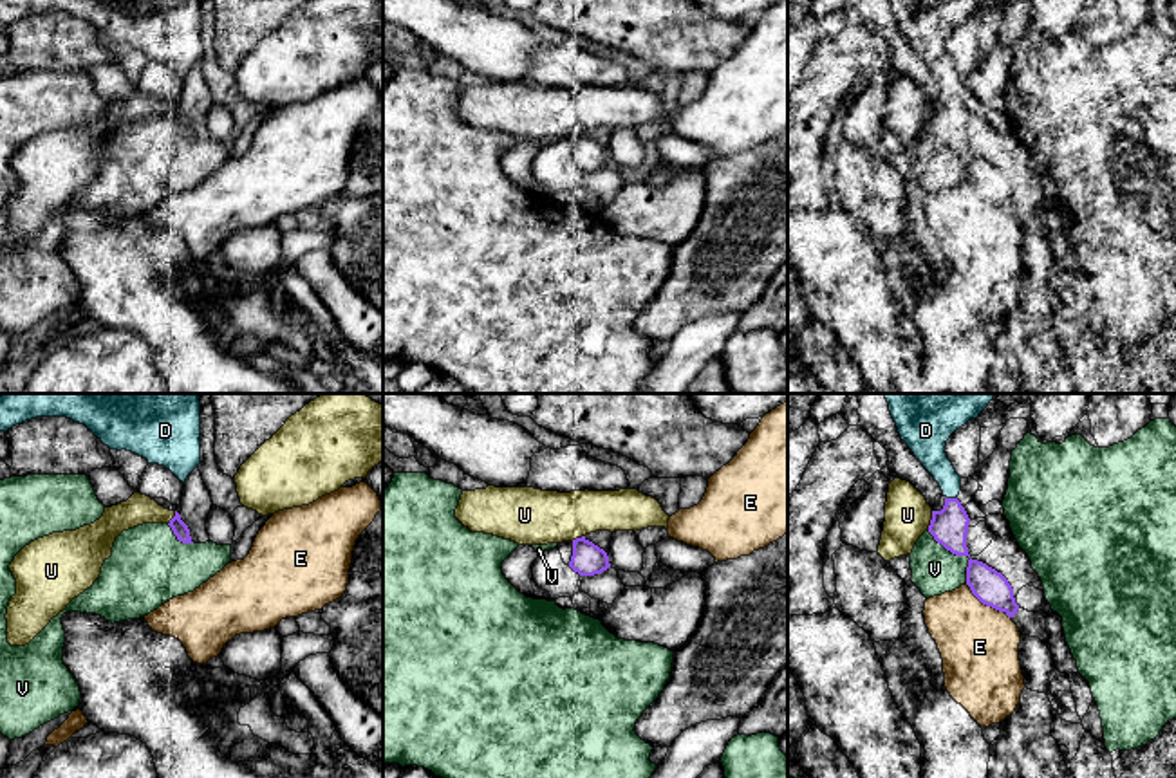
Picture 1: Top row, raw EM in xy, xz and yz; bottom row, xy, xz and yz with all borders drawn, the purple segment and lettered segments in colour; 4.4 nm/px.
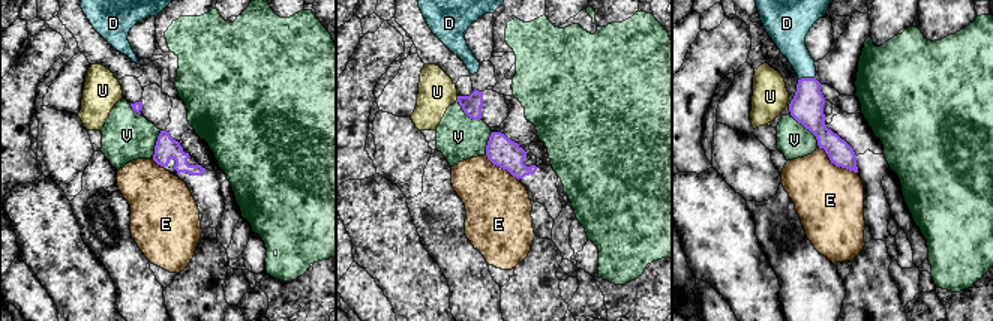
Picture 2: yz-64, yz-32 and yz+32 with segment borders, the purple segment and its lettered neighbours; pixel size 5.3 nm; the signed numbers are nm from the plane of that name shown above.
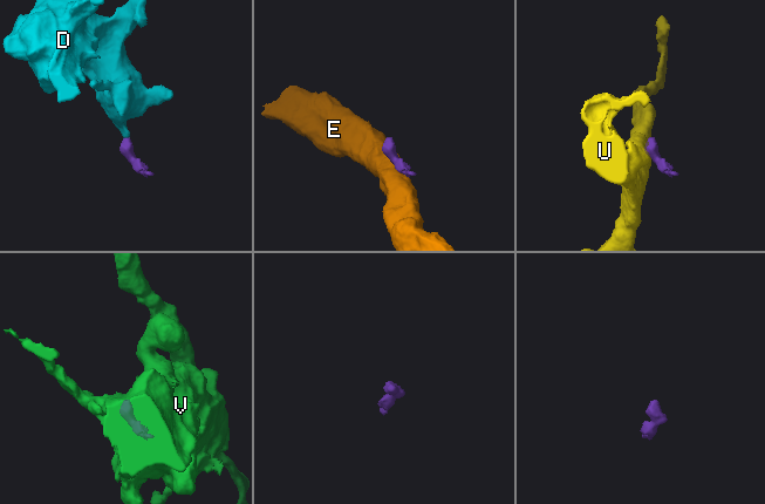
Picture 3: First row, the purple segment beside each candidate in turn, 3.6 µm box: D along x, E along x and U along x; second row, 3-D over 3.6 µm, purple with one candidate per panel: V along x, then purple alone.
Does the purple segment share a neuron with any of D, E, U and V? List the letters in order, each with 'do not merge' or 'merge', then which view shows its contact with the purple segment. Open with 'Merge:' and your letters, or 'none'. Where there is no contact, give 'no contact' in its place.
Merge: D
D: merge | yz
E: do not merge | yz
U: do not merge | yz
V: do not merge | yz

